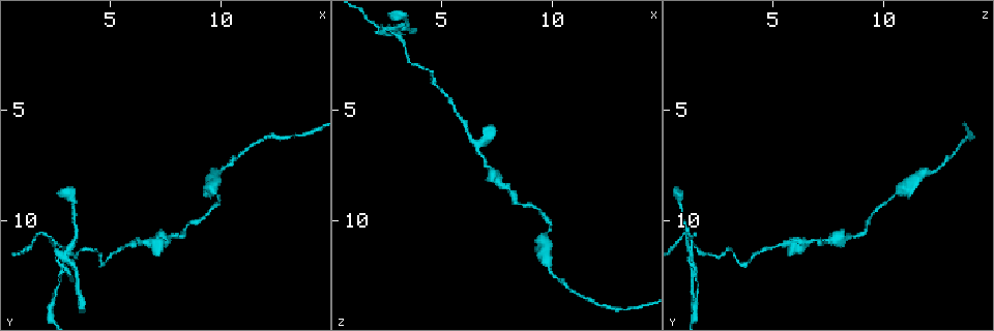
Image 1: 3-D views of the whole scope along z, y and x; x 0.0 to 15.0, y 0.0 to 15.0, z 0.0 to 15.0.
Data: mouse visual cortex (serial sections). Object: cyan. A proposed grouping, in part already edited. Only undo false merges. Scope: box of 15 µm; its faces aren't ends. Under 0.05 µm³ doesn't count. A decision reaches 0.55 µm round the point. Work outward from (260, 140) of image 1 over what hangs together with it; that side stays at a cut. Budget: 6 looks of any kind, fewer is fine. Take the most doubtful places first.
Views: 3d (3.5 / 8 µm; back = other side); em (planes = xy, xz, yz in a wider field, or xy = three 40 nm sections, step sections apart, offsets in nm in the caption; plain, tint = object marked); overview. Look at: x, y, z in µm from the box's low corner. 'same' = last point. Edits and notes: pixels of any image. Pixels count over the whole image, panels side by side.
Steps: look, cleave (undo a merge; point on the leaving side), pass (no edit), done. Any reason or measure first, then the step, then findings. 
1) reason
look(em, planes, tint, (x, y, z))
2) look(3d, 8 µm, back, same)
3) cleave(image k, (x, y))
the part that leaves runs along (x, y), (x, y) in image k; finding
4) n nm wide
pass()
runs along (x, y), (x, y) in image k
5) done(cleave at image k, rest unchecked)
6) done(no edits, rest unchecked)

thin arm on a thick one
look(3d, 3.5 µm, (6.6, 11.0, 6.6))

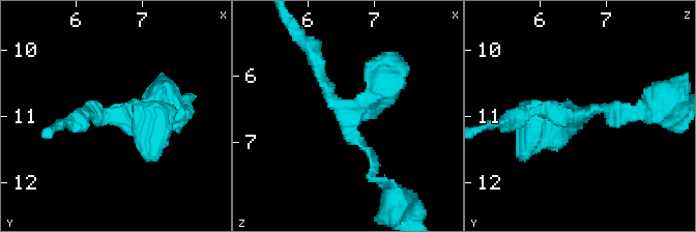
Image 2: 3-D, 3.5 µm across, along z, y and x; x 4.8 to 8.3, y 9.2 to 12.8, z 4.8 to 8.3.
pass()
runs along (373, 167), (313, 58) in image 2; one cell here

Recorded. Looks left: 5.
narrows sharply
look(3d, 8 µm, (4.3, 11.5, 3.3))

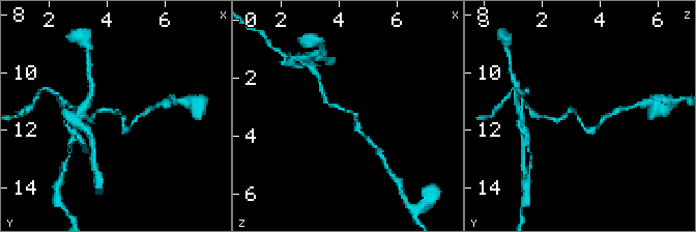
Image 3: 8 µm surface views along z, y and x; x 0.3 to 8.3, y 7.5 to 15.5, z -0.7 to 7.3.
look(3d, 3.5 µm, (4.3, 11.5, 3.2))

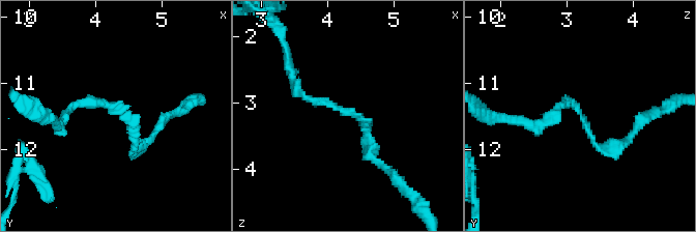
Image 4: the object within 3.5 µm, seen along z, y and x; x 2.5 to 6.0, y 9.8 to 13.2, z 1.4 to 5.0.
arms of 150, 150 nm
look(em, xy, step 2, tint, (4.35, 11.50, 3.25))

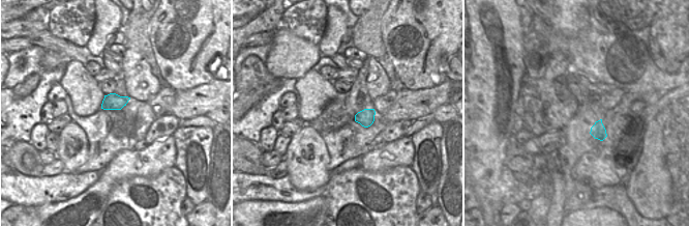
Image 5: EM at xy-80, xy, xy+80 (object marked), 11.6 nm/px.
pass()
one cell here

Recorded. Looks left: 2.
done(no edits, rest unchecked)

